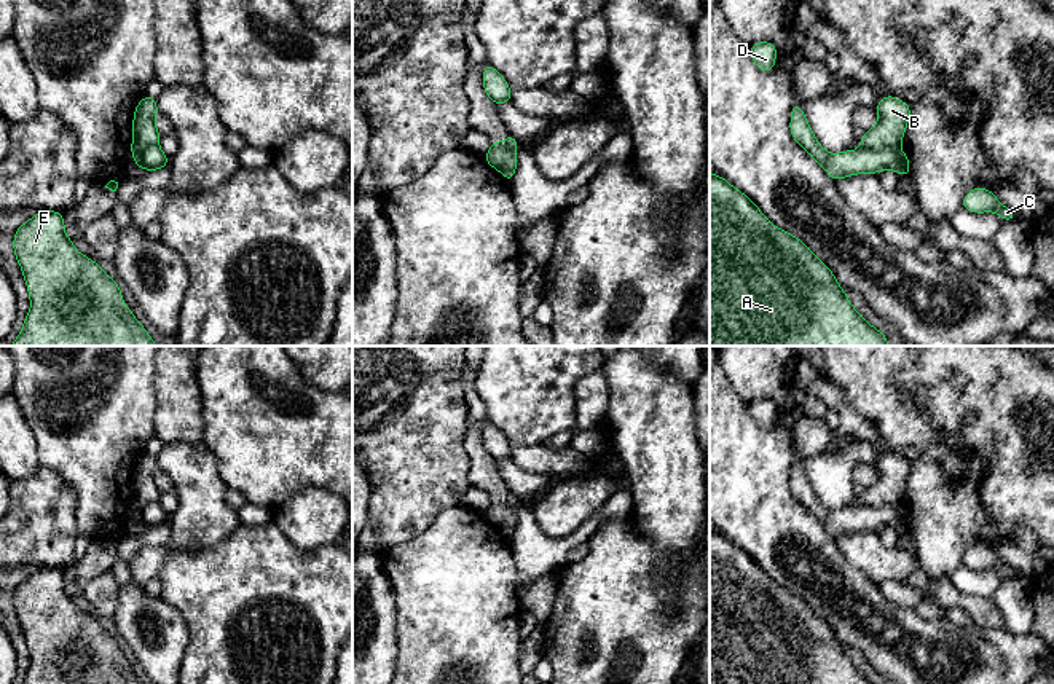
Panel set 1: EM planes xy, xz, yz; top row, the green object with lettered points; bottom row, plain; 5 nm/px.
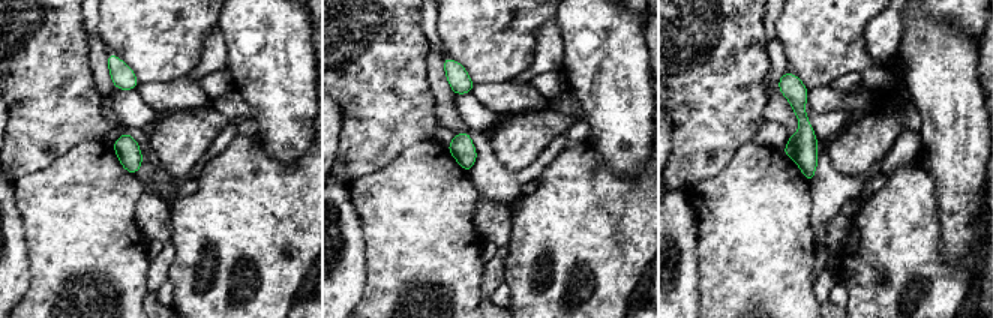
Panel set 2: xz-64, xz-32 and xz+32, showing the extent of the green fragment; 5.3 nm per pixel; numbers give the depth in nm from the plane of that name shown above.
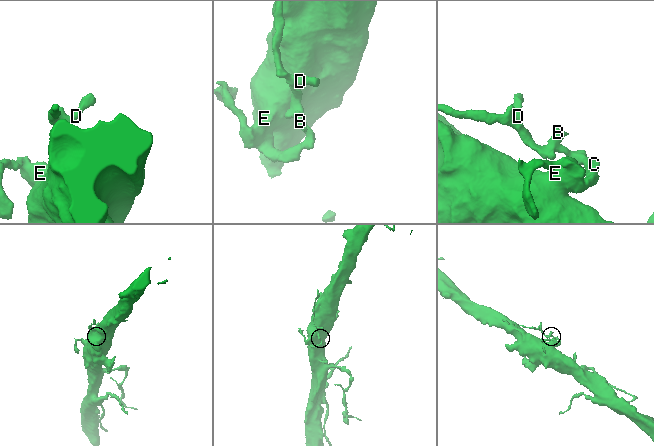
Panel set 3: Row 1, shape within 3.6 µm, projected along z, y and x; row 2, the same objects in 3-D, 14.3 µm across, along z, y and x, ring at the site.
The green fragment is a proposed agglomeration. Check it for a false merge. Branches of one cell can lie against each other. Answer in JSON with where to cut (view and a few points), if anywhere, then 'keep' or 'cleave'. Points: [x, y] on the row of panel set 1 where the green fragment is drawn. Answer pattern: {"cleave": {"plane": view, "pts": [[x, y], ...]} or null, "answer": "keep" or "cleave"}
{"cleave": {"plane": "yz", "pts": [[898, 144], [860, 149]]}, "answer": "cleave"}

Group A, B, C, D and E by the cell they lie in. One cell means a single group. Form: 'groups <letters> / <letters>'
groups A C D E / B

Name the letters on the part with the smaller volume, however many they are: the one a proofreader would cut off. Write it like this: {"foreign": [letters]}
{"foreign": ["B"]}

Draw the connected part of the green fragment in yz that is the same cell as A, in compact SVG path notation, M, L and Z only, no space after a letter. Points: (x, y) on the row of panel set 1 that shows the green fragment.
M710 174L710 346L890 346L890 343L853 308L829 266L805 242L777 228L743 191L724 177Z

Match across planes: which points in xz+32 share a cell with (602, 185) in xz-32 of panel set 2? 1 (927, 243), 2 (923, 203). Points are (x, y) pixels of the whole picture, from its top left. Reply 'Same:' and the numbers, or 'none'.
Same: 1, 2

